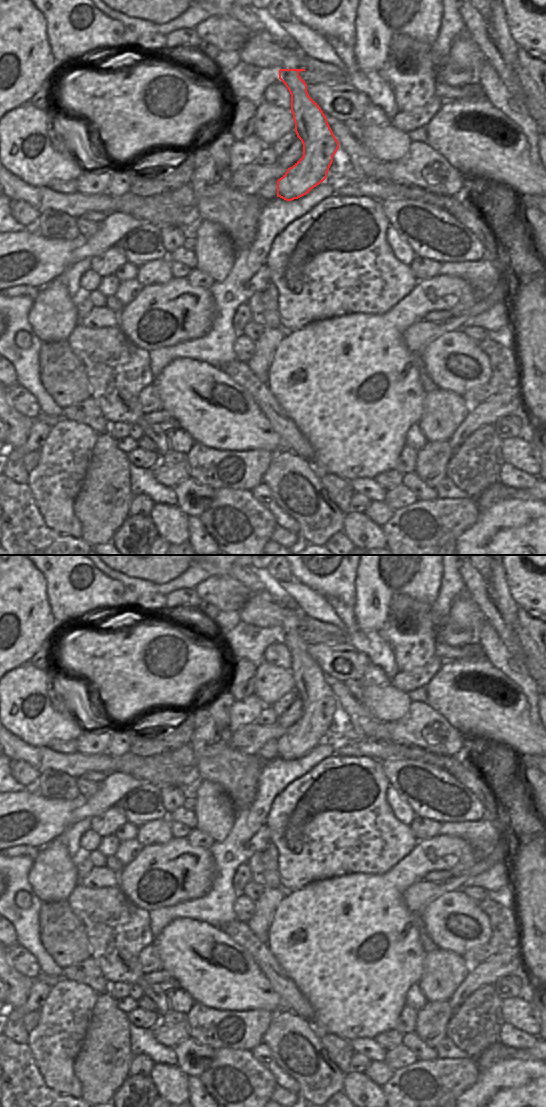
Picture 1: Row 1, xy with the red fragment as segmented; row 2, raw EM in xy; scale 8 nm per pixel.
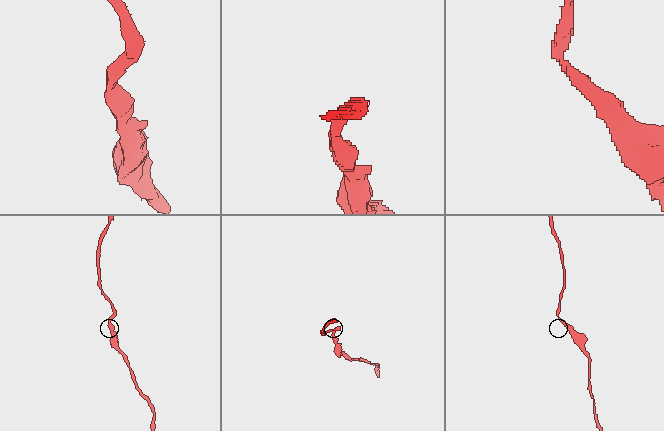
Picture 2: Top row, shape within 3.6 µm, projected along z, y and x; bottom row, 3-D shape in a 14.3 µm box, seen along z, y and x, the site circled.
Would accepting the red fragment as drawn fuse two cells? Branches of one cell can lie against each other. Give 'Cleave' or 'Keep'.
Keep.

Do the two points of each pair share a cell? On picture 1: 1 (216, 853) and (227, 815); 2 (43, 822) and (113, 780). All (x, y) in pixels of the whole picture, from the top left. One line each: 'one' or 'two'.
1: two
2: one

